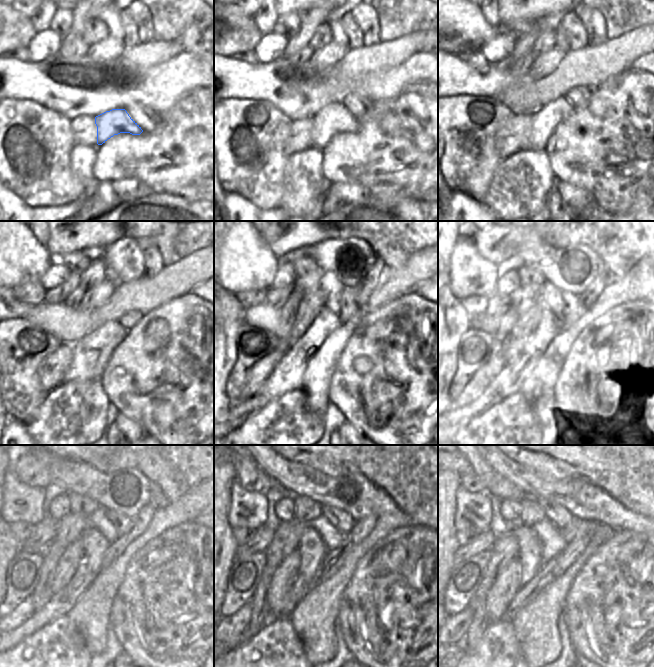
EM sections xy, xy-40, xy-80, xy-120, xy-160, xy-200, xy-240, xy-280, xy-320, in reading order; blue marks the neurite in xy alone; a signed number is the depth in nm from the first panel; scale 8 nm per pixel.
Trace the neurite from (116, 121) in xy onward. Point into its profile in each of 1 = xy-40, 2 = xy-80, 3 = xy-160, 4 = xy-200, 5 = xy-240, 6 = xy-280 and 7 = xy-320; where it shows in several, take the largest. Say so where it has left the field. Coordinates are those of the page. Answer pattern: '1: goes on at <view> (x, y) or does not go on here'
1: goes on at xy-40 (334, 118)
2: goes on at xy-80 (546, 119)
3: goes on at xy-160 (326, 322)
4: goes on at xy-200 (548, 322)
5: goes on at xy-240 (94, 544)
6: goes on at xy-280 (311, 547)
7: goes on at xy-320 (529, 554)

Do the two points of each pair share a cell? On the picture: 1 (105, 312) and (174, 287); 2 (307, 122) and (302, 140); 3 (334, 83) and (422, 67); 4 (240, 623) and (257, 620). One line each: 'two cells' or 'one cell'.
1: two cells
2: one cell
3: one cell
4: two cells

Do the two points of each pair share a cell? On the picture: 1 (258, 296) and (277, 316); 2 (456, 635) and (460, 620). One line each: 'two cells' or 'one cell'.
1: two cells
2: one cell

